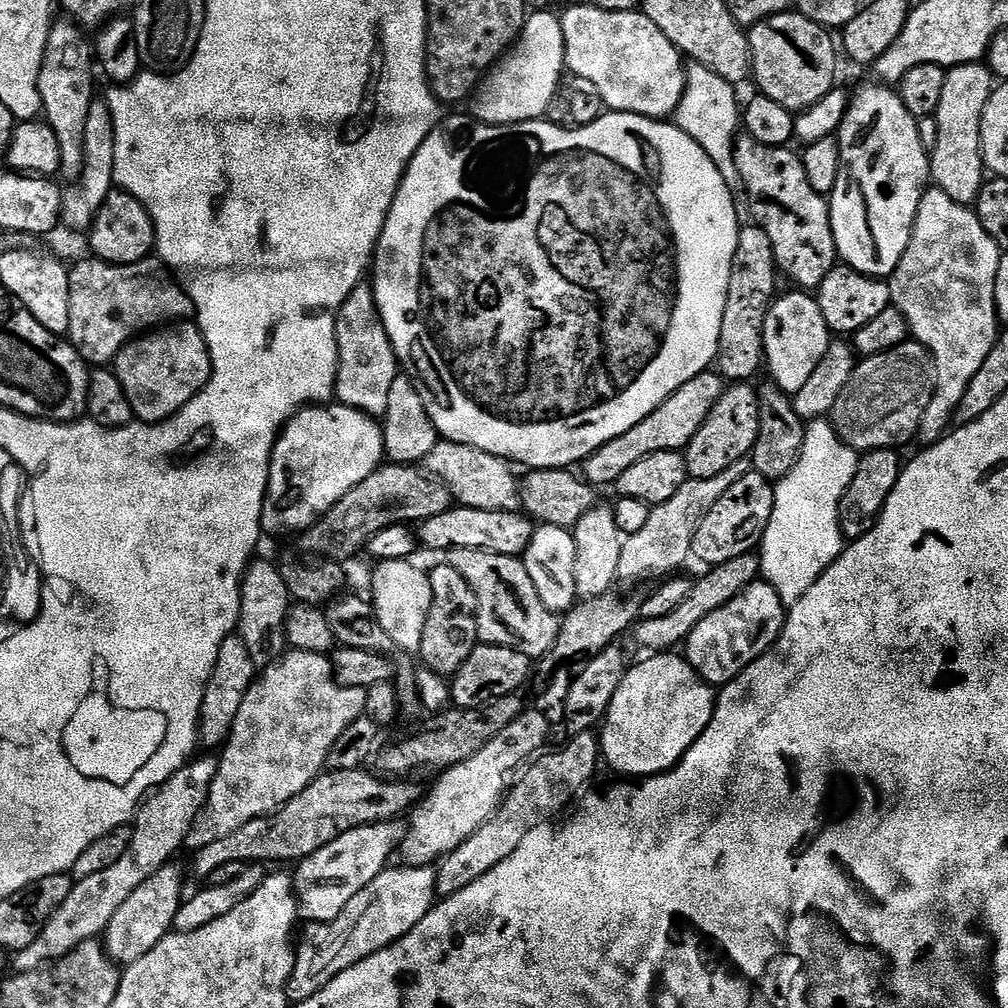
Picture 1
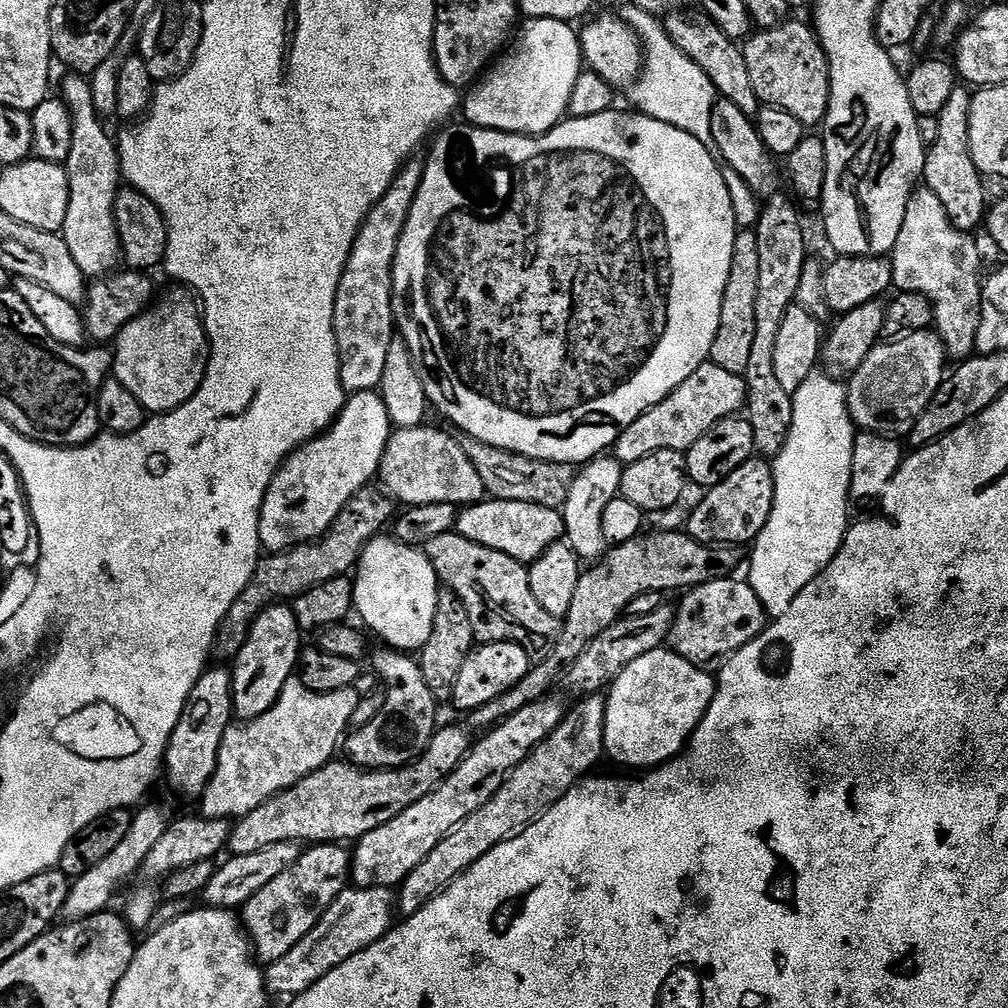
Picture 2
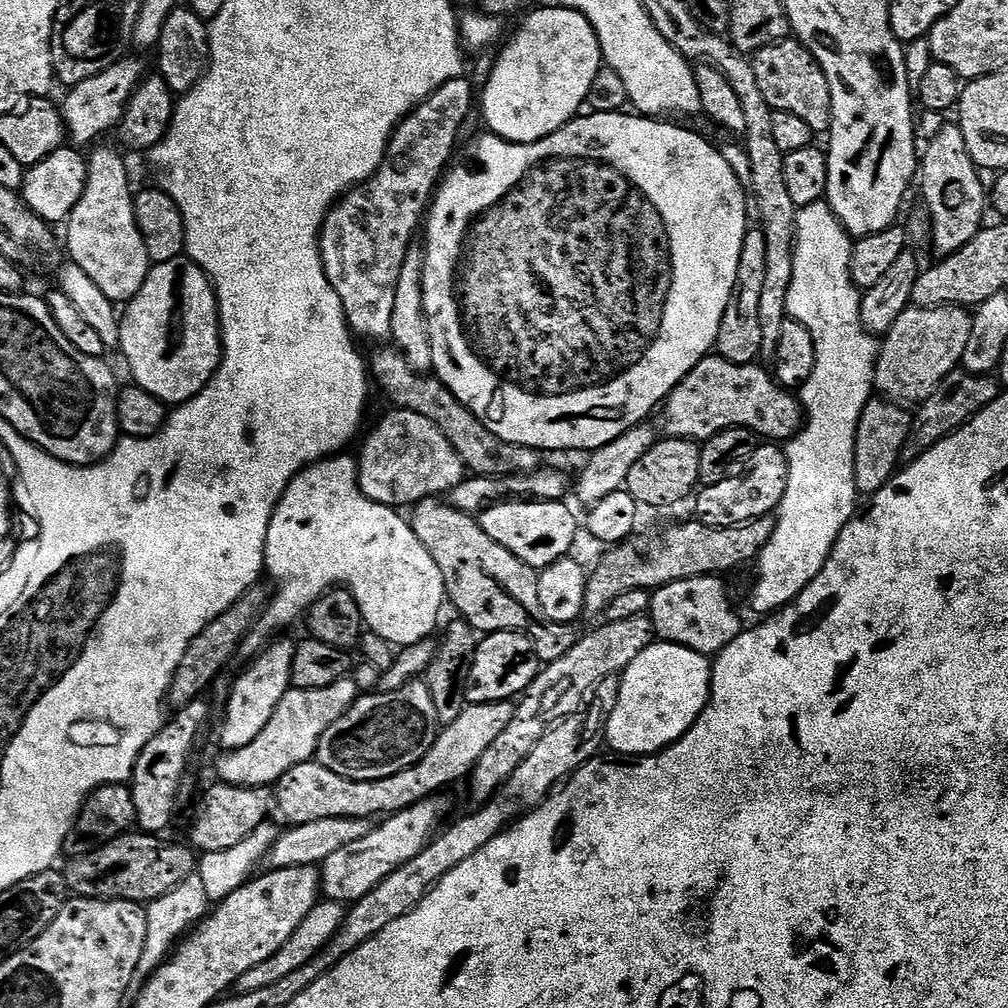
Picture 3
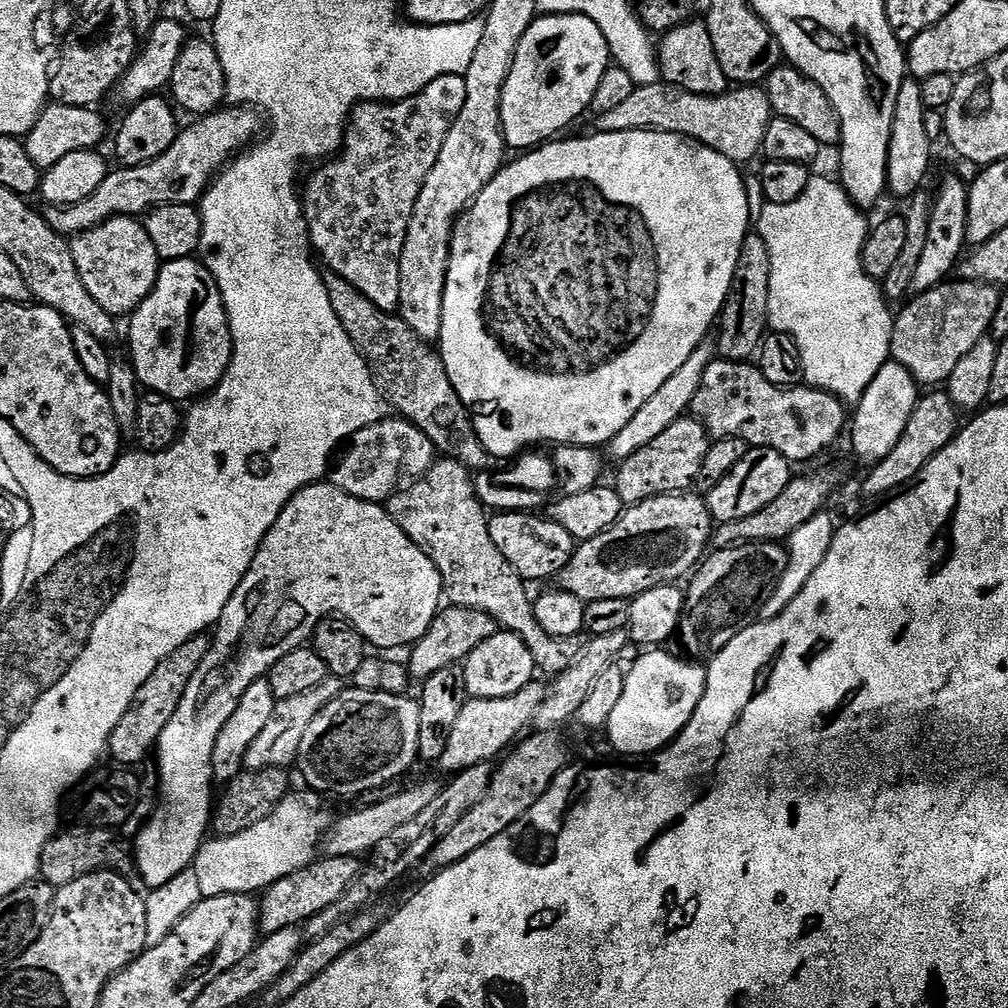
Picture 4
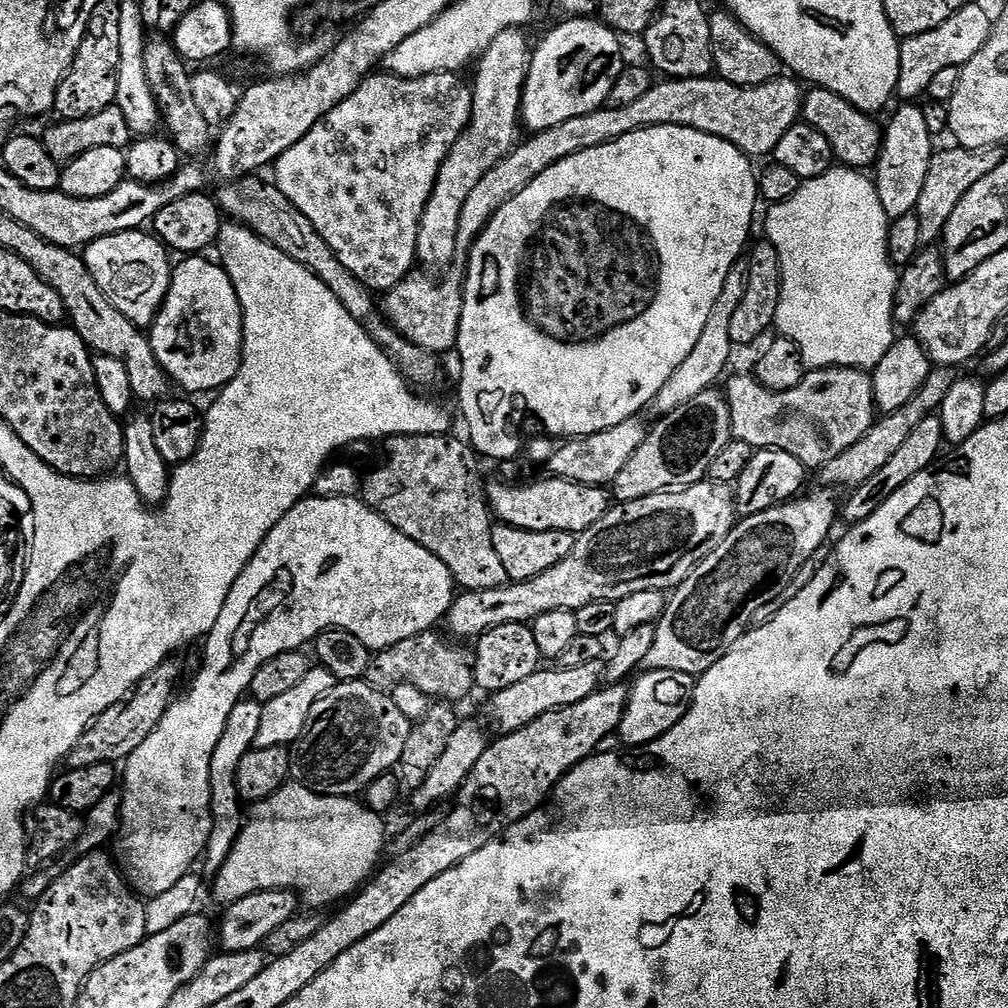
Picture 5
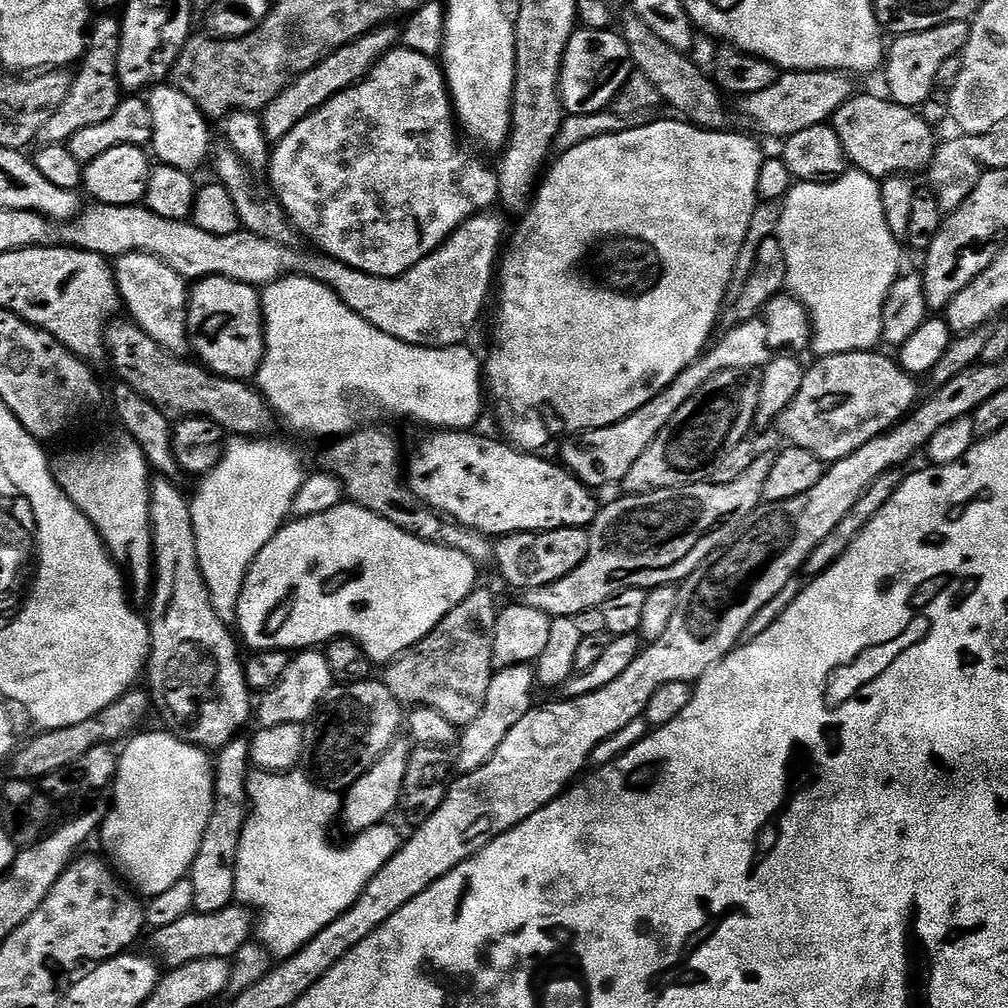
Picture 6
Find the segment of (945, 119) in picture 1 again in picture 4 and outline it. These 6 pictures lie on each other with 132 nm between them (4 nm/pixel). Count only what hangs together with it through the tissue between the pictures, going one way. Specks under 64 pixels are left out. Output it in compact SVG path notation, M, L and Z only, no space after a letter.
M948 176L941 182L936 196L934 192L928 213L930 226L926 234L926 247L923 248L922 258L914 270L913 293L919 294L937 288L957 271L968 244L968 190L967 183L963 184L956 176Z

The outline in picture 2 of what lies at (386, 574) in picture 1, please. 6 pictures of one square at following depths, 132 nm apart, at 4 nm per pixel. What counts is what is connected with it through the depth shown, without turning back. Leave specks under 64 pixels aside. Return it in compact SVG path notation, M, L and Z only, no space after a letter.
M388 534L375 536L364 547L364 553L360 555L360 563L354 569L354 608L358 616L360 612L361 618L364 619L363 627L373 637L381 636L384 639L381 641L397 652L416 654L426 646L430 638L430 630L434 630L434 618L441 591L440 579L436 576L427 551L412 548L409 544L404 544Z

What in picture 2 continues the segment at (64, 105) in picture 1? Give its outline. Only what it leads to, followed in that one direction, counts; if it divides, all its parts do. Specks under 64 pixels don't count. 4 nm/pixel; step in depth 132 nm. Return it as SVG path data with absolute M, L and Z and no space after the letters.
M68 74L64 80L62 99L72 113L72 145L66 161L70 178L70 206L66 210L66 222L62 235L66 246L70 246L70 254L74 262L78 262L78 270L82 270L85 278L103 278L119 269L122 264L122 241L120 228L116 225L116 193L122 187L120 171L120 149L114 136L104 129L105 121L94 110L94 94L92 82L84 74Z

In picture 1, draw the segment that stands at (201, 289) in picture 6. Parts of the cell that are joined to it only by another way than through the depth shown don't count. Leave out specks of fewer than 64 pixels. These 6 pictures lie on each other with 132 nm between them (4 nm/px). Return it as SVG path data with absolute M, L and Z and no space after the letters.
M173 322L130 341L117 354L114 371L126 398L130 398L133 417L145 424L157 424L182 410L204 389L212 373L212 359L195 323Z

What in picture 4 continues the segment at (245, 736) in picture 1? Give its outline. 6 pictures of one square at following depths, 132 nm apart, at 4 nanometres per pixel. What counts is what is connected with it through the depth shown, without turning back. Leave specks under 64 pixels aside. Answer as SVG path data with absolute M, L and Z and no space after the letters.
M329 675L328 679L318 682L318 686L314 686L314 690L306 690L306 694L297 694L295 698L278 700L270 722L266 722L262 734L258 734L258 738L250 745L250 750L246 750L245 769L291 769L291 764L293 767L297 763L302 738L305 736L306 730L310 730L310 722L314 722L314 718L318 718L320 711L334 698L338 698L345 687L345 681L341 677Z

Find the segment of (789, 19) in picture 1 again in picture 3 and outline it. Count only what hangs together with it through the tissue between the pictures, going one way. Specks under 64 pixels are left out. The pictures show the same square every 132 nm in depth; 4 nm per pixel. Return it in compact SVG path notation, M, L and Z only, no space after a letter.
M795 38L779 40L777 44L766 46L751 57L754 66L754 78L758 78L758 86L766 97L766 102L773 112L794 114L810 126L814 134L824 134L832 126L832 99L830 98L830 82L826 82L826 74L822 66Z

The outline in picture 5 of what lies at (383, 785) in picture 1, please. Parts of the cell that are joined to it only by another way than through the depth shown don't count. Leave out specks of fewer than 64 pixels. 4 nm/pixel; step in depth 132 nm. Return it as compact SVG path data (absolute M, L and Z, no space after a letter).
M590 662L587 666L575 668L544 666L530 674L530 678L522 678L522 682L517 682L515 686L506 686L506 690L491 693L492 705L488 708L488 716L497 733L517 732L530 726L530 722L542 718L542 714L550 714L590 698L590 694L600 691L605 680L606 668L601 662Z

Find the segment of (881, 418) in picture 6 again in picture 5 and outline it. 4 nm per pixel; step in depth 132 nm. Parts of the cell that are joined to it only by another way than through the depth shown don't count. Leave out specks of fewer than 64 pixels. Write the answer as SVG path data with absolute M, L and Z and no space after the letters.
M817 368L809 371L798 386L790 390L775 392L762 386L755 375L727 377L726 395L732 418L732 435L746 442L753 450L777 448L794 454L805 469L819 470L830 458L838 458L842 450L850 450L866 430L870 430L878 419L876 402L872 398L872 377L862 368Z

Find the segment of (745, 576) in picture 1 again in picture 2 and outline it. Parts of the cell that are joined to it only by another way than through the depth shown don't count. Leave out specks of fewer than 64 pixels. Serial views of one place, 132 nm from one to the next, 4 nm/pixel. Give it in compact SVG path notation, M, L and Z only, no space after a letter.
M672 606L650 610L650 614L625 615L606 630L602 630L602 634L594 638L594 642L590 642L590 646L568 671L566 684L574 691L580 692L579 694L596 694L607 689L612 681L622 674L622 670L630 666L630 662L642 658L642 654L650 654L667 645L675 617L676 608Z

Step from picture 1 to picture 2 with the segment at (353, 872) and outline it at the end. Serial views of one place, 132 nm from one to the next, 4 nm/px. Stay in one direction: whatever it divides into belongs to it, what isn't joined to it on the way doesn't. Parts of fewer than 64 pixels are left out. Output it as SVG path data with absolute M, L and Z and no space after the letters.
M343 843L335 844L313 844L307 850L301 851L300 860L290 870L283 874L278 874L278 878L273 878L271 882L266 882L254 898L250 898L248 903L242 908L242 923L247 931L248 938L252 942L254 955L257 961L265 965L273 964L278 958L286 955L291 948L298 946L310 930L326 914L326 910L342 894L350 884L350 873L352 871L352 852Z

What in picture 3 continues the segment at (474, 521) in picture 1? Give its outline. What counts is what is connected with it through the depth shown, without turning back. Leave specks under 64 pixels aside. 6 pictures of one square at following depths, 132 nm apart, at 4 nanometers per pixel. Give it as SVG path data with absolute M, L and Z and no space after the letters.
M509 499L498 506L490 506L479 516L482 530L490 534L498 546L510 550L514 558L526 562L534 569L548 568L554 562L565 559L576 544L576 516L559 500Z

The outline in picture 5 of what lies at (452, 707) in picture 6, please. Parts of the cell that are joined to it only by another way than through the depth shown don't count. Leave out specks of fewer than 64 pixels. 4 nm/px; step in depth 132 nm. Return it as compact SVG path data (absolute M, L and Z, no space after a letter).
M429 630L414 638L406 638L406 642L398 642L389 648L379 649L372 657L364 680L373 688L381 690L391 690L403 684L418 686L422 694L440 702L466 699L476 688L473 653L469 649L467 652L464 649L467 647L463 643L447 635L439 636L438 633L439 631Z

